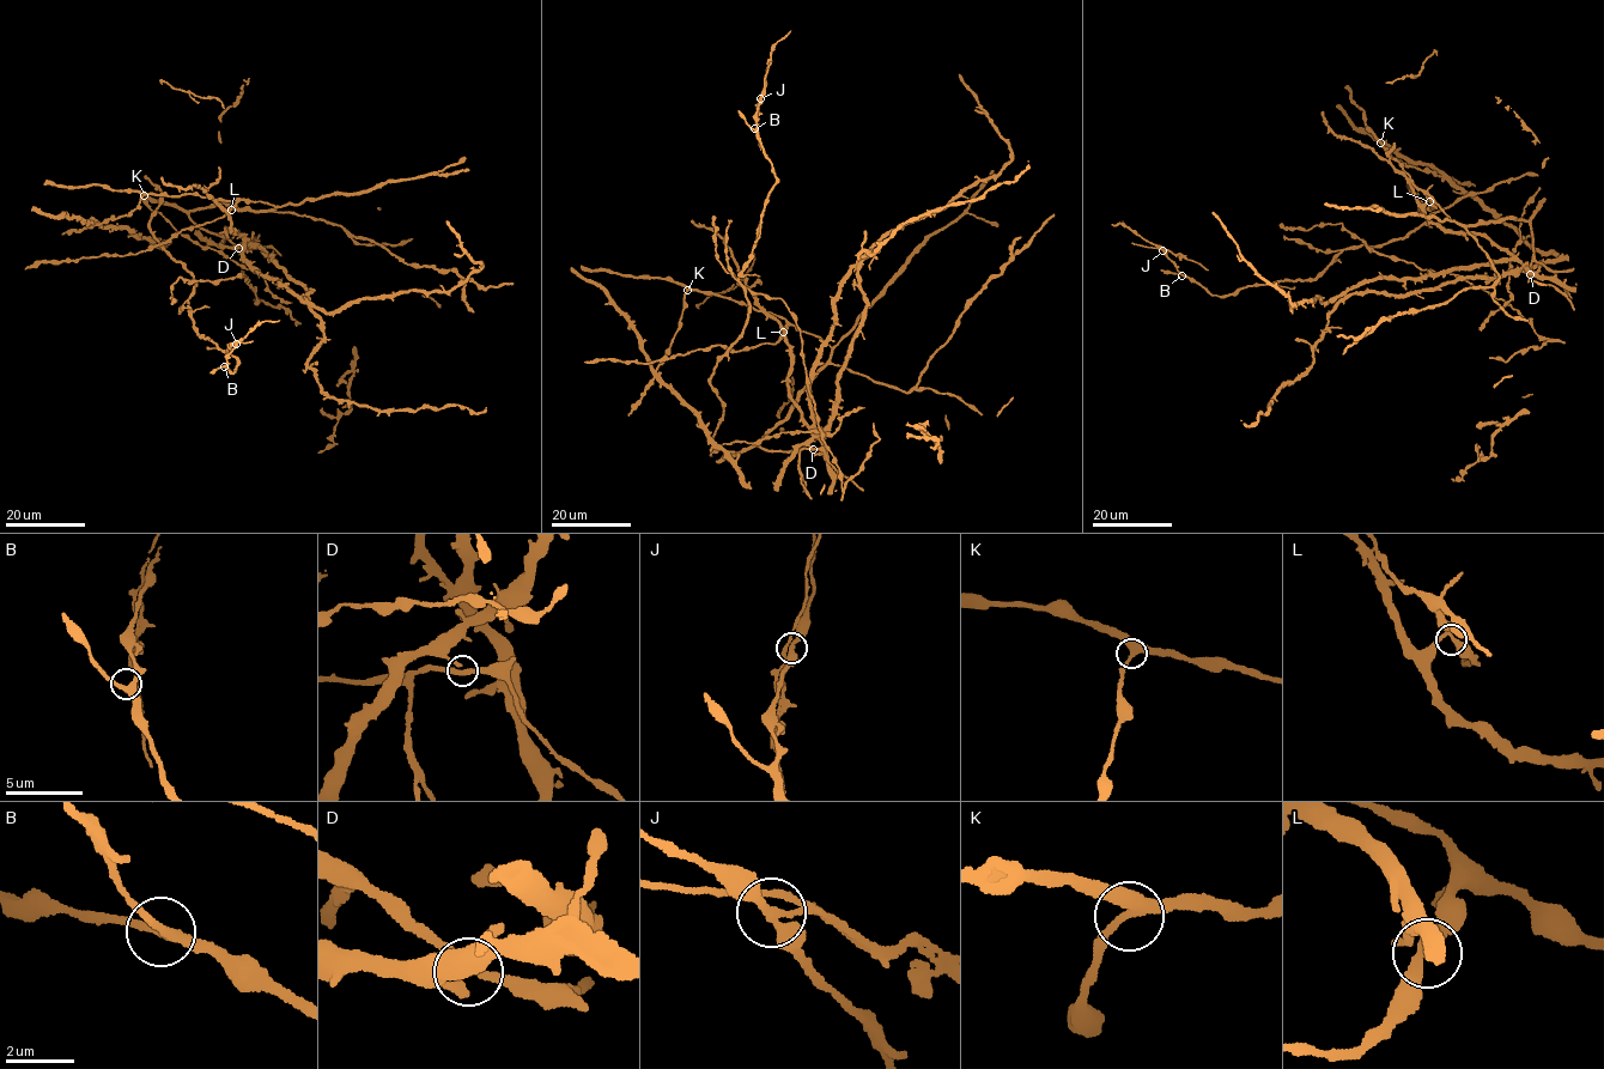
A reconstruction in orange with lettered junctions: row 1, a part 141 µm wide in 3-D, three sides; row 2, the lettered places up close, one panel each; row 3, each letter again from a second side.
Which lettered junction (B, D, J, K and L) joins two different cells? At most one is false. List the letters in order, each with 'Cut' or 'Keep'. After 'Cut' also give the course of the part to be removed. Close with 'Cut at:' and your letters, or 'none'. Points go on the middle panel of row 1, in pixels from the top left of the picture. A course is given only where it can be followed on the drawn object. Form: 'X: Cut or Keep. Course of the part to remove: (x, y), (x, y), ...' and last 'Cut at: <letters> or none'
B: Keep
D: Keep
J: Cut. Course of the part to remove: (760, 98), (770, 54), (791, 30)
K: Keep
L: Keep
Cut at: J

